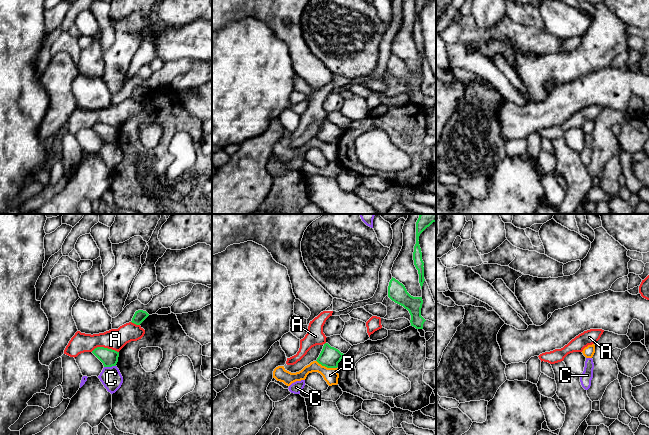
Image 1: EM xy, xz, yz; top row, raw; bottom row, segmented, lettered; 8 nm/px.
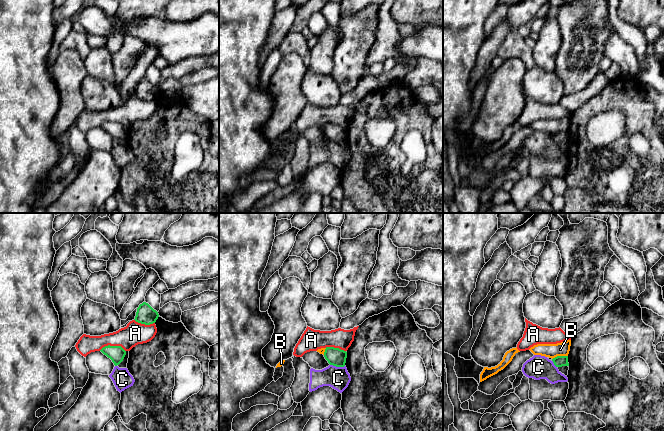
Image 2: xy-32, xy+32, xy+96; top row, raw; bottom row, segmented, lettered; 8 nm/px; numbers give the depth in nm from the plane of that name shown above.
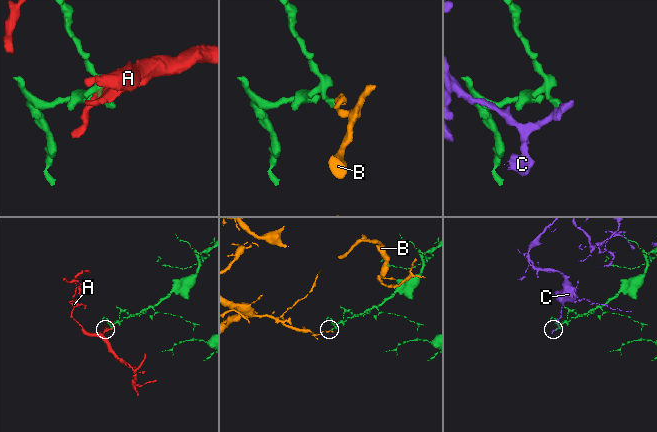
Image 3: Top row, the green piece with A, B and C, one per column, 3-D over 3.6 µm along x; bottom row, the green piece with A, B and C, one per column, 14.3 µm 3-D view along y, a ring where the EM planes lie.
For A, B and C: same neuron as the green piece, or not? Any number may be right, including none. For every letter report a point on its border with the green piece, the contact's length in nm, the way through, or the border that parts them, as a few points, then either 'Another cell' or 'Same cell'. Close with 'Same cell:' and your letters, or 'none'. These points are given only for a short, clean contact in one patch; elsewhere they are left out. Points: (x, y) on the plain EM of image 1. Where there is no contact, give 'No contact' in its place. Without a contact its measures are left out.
A: Touches green at xy (105, 124). Shared border 220 nm. Another cell
B: Touches green at xz (326, 142). Shared border 180 nm. Boundary: xz (316, 136), (322, 141), (336, 144). Another cell
C: Touches green at xy (109, 142). Shared border 100 nm. Boundary: xy (115, 141), (104, 143). Another cell
Same cell: none

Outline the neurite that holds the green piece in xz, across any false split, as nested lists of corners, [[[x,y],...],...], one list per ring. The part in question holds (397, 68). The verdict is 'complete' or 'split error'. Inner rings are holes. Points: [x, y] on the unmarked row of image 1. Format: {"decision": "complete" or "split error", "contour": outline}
{"decision": "complete", "contour": [[[393,53],[389,58],[388,73],[409,87],[411,102],[416,105],[423,105],[426,96],[421,92],[422,73],[411,72],[405,62]]]}

